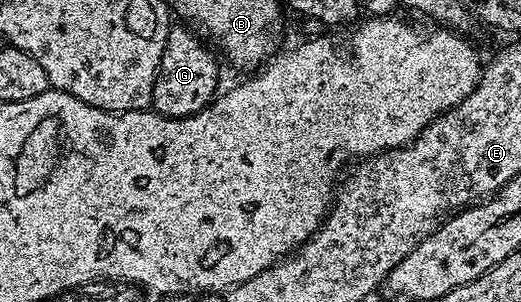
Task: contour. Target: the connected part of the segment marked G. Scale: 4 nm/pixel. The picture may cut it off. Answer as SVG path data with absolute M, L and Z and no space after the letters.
M184 25L176 26L169 30L166 45L162 49L162 61L158 65L151 105L151 110L171 119L181 119L207 107L216 98L216 86L220 83L220 67L216 64L217 52L195 31Z

